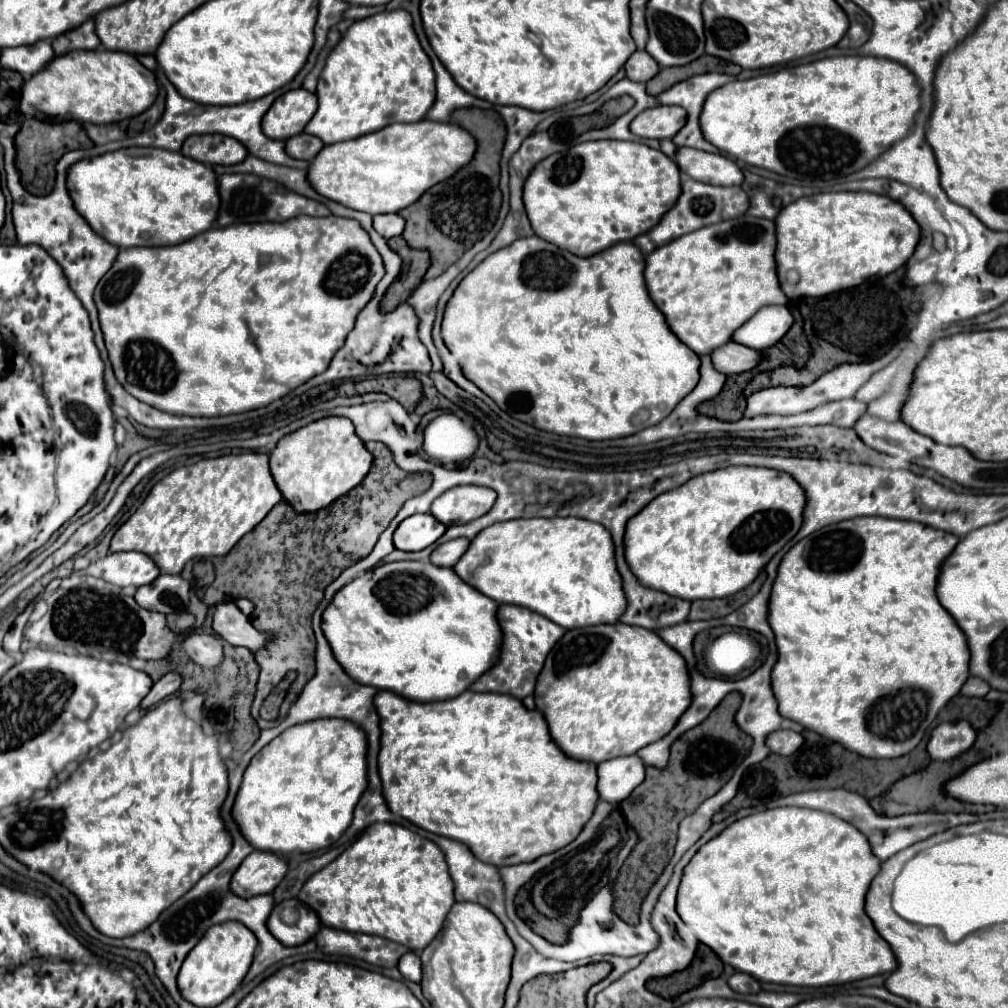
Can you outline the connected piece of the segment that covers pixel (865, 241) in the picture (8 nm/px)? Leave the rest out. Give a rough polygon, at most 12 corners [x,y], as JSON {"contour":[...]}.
{"contour":[[873,192],[799,198],[775,218],[789,300],[903,266],[919,226]]}

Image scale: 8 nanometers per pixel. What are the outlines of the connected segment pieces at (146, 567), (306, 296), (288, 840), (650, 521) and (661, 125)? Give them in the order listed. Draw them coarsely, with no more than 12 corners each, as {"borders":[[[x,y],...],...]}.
{"borders":[[[117,552],[83,574],[145,586],[159,568],[141,552]],[[355,220],[119,250],[115,378],[169,414],[267,406],[383,278]],[[325,718],[253,756],[231,810],[271,854],[349,828],[363,730]],[[731,466],[627,522],[625,560],[683,600],[749,586],[803,522],[785,472]],[[655,106],[631,120],[641,138],[673,138],[685,126],[681,106]]]}

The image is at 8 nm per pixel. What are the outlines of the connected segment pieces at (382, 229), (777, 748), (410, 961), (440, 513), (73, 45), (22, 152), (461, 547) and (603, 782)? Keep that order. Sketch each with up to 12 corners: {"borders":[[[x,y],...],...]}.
{"borders":[[[399,214],[373,216],[373,228],[385,240],[403,232]],[[777,730],[767,736],[771,752],[789,756],[803,744],[793,730]],[[403,954],[397,968],[405,980],[421,982],[421,958]],[[455,486],[431,506],[443,522],[467,524],[497,500],[483,486]],[[93,20],[53,38],[55,54],[101,46]],[[25,120],[15,136],[21,184],[51,192],[57,160],[93,142],[75,120]],[[457,538],[437,546],[429,562],[451,568],[467,550],[469,540]],[[639,756],[597,764],[597,792],[623,802],[643,780]]]}

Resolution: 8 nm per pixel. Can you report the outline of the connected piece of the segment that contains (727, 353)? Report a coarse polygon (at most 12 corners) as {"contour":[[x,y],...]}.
{"contour":[[727,342],[711,352],[715,370],[739,374],[759,364],[757,350]]}

